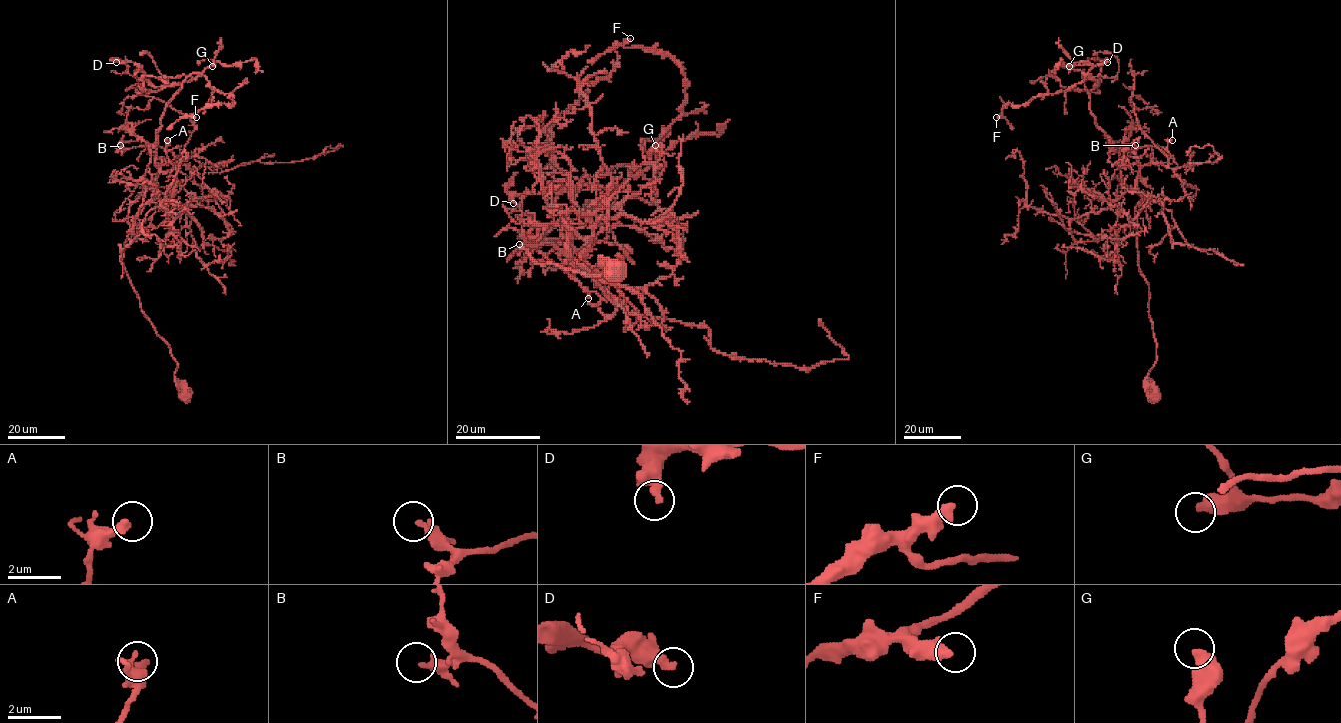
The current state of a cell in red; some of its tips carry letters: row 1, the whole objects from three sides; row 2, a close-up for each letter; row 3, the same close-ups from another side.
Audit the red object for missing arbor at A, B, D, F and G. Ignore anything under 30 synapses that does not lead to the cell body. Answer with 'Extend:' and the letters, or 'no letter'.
Extend: no letter

